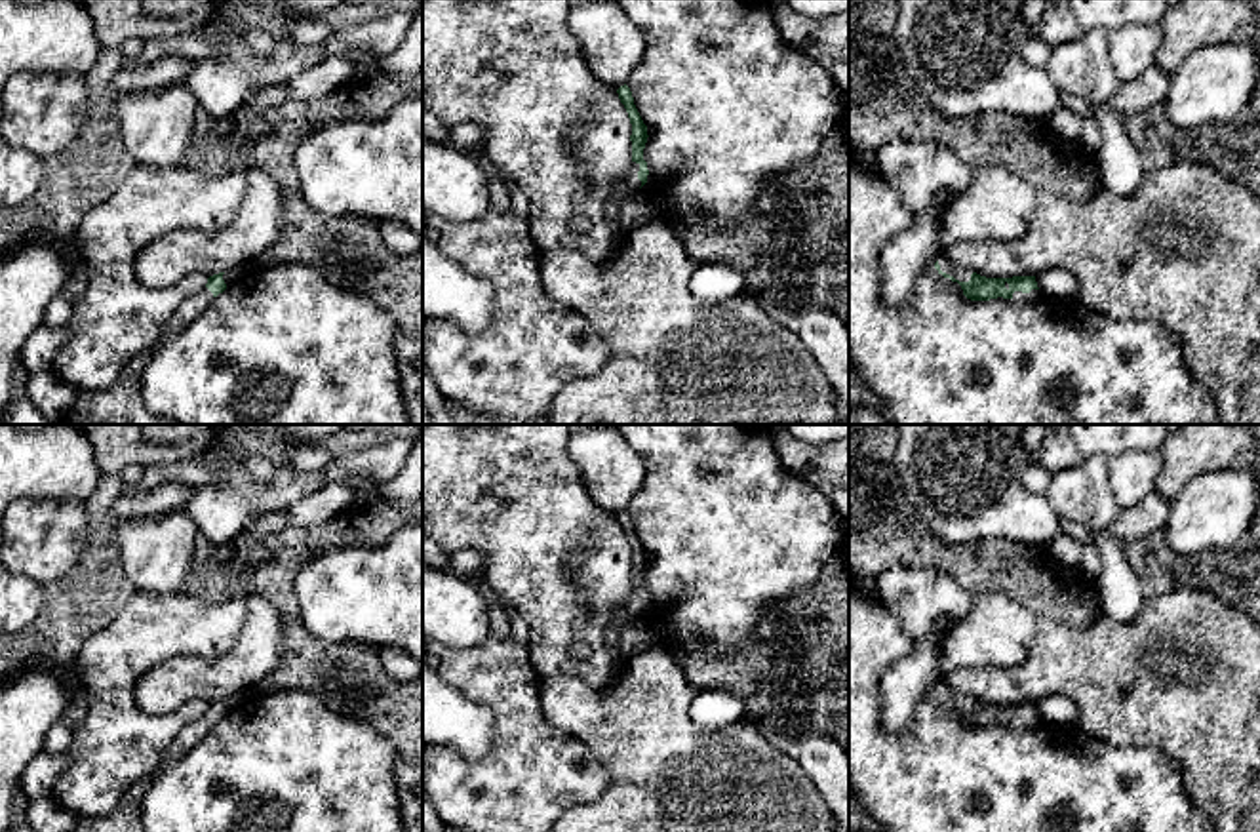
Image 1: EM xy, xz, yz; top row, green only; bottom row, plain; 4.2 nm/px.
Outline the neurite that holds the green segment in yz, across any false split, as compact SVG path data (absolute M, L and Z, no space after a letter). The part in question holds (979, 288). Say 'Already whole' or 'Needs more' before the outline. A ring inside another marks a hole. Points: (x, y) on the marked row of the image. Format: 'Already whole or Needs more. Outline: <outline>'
Needs more. Outline: M940 255L935 268L944 278L957 282L963 295L971 301L990 301L990 299L1014 299L1014 301L1035 301L1039 297L1039 287L1035 276L1013 276L1013 278L986 278L976 272L959 268L948 255Z

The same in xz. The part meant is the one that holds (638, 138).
Needs more. Outline: M624 84L617 89L620 103L624 105L630 124L632 124L632 164L628 168L628 171L624 173L620 185L615 188L607 208L605 208L605 217L615 223L615 219L619 217L619 206L620 200L634 192L640 190L645 183L647 183L647 162L643 160L643 149L647 143L647 126L643 124L636 105L634 105L634 97L630 88Z

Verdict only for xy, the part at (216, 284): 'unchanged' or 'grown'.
grown

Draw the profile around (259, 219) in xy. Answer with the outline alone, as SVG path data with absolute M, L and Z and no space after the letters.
M247 168L247 190L238 213L217 232L171 230L135 257L137 280L164 289L188 274L213 276L238 265L253 265L284 228L284 194L263 169Z

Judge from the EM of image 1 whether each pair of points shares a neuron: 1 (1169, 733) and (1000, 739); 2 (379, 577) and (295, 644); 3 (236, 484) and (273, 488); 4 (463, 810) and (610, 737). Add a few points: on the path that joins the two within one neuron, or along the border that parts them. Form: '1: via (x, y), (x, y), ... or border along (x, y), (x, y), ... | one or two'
1: border along (1078, 724), (1114, 745), (1135, 747) | two
2: border along (294, 591), (299, 619), (313, 634), (354, 642) | two
3: via (246, 488), (263, 488) | one
4: border along (551, 722), (596, 756), (606, 789) | two

